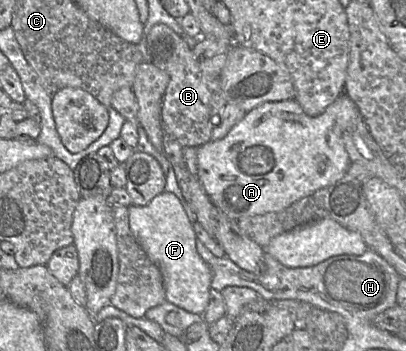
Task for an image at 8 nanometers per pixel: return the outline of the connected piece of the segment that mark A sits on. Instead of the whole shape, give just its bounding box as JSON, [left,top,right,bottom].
[197,92,363,221]

